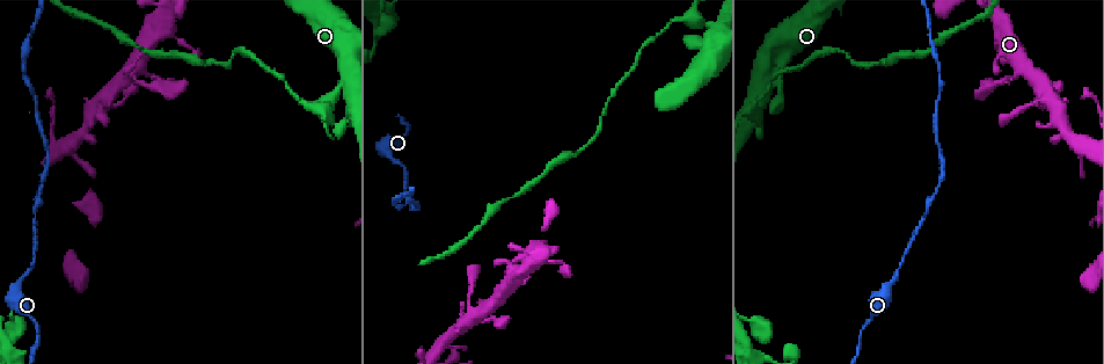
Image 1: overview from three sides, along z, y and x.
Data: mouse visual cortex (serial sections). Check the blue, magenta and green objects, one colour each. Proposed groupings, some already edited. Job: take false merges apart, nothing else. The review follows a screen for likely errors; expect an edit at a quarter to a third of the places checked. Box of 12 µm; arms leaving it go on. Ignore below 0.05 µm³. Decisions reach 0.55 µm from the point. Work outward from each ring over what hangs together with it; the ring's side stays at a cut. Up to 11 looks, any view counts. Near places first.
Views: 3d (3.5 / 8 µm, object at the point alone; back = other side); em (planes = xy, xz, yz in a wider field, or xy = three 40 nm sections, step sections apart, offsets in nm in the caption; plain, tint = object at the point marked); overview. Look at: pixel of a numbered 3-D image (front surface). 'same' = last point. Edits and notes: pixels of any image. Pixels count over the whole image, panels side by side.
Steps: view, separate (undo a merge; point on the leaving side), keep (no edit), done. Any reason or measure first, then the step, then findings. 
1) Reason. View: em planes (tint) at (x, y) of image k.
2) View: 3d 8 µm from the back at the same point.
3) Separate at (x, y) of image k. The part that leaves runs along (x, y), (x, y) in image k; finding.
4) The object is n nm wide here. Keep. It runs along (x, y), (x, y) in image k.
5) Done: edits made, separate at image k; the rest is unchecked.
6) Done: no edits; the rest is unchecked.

Sharp bend. View: 3d 3.5 µm at (178, 42) of image 1.

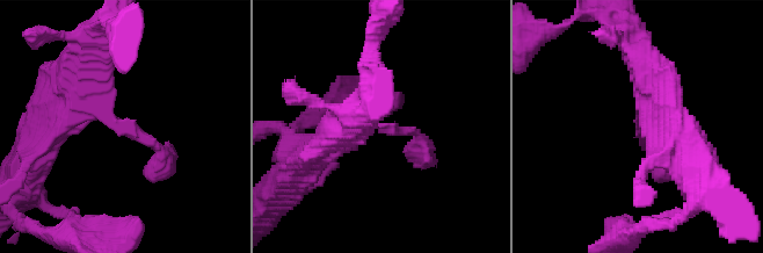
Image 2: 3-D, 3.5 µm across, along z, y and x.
Now the EM. View: em xy step 5 (tint) at (637, 124) of image 2.

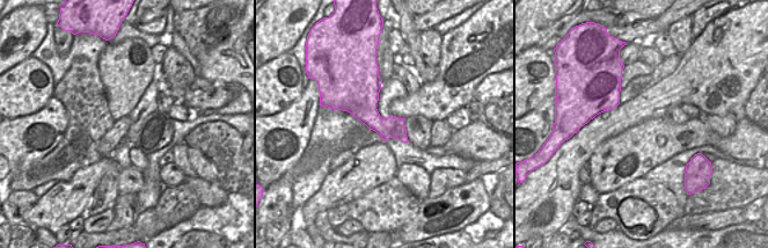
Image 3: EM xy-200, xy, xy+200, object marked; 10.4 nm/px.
Keep. It runs along (48, 132), (94, 101), (154, 143), (161, 168) in image 2; all the same cell.

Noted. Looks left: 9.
Small branch off a trunk. View: 3d 3.5 µm at (501, 285) of image 1.

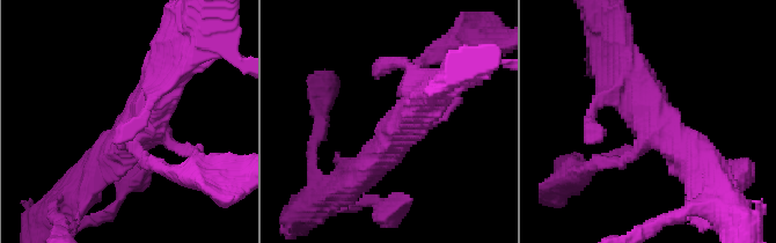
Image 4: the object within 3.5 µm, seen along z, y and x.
View: em xy step 3 (plain) at (136, 136) of image 4.

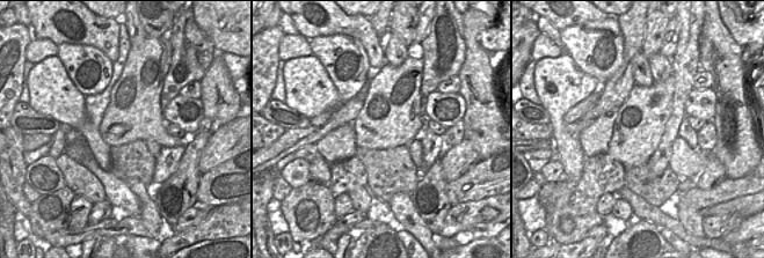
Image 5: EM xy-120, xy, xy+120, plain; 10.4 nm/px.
View: em xy step 3 (tint) at the same point.

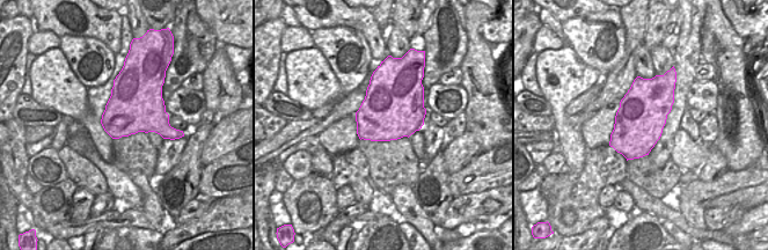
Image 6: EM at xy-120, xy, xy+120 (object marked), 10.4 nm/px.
Keep. It runs along (623, 71), (658, 124), (705, 170) in image 4; continuous, no second cell.

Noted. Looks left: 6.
Thick turns thin. View: 3d 3.5 µm at (300, 100) of image 1.

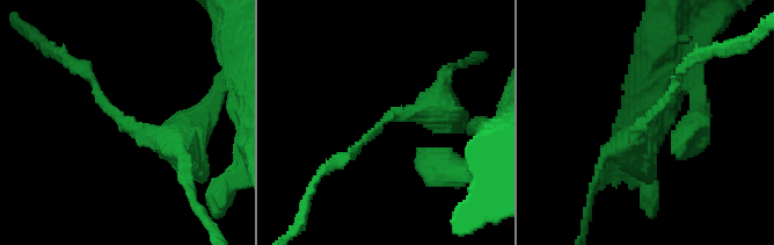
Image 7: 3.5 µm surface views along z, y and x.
The arms are 150, 450 nm wide. View: em planes (tint) at (390, 119) of image 7.

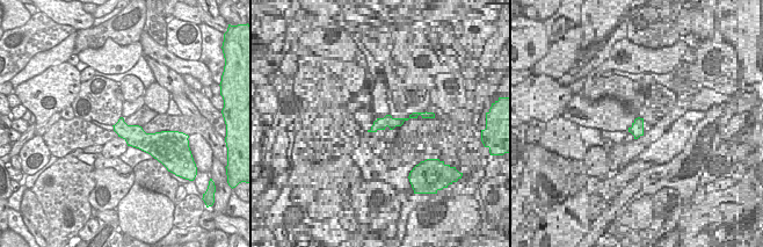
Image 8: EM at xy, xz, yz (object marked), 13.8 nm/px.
Keep. It runs along (191, 165), (180, 146), (126, 125), (85, 72) in image 7; all the same cell.

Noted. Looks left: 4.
View: 3d 3.5 µm at (392, 157) of image 1.

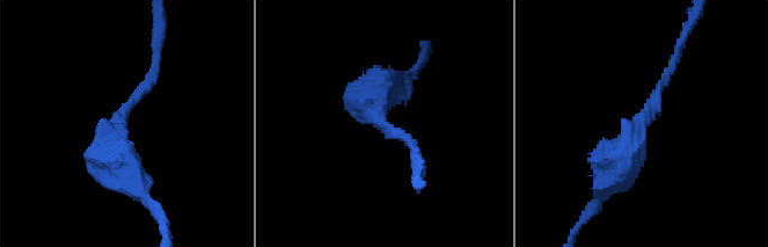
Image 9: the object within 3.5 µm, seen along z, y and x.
The arms are 150, 450 nm wide. View: em planes (tint) at (645, 106) of image 9.

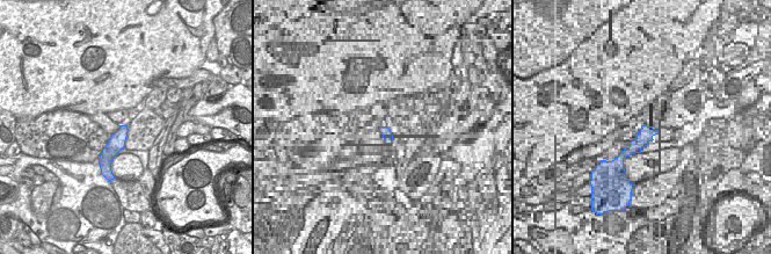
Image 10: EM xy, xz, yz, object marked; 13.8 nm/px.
The object is 240 nm wide here. Keep. It runs along (613, 168), (645, 118), (681, 43) in image 9; all the same cell.

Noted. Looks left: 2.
Done: no edits; the rest is unchecked.

